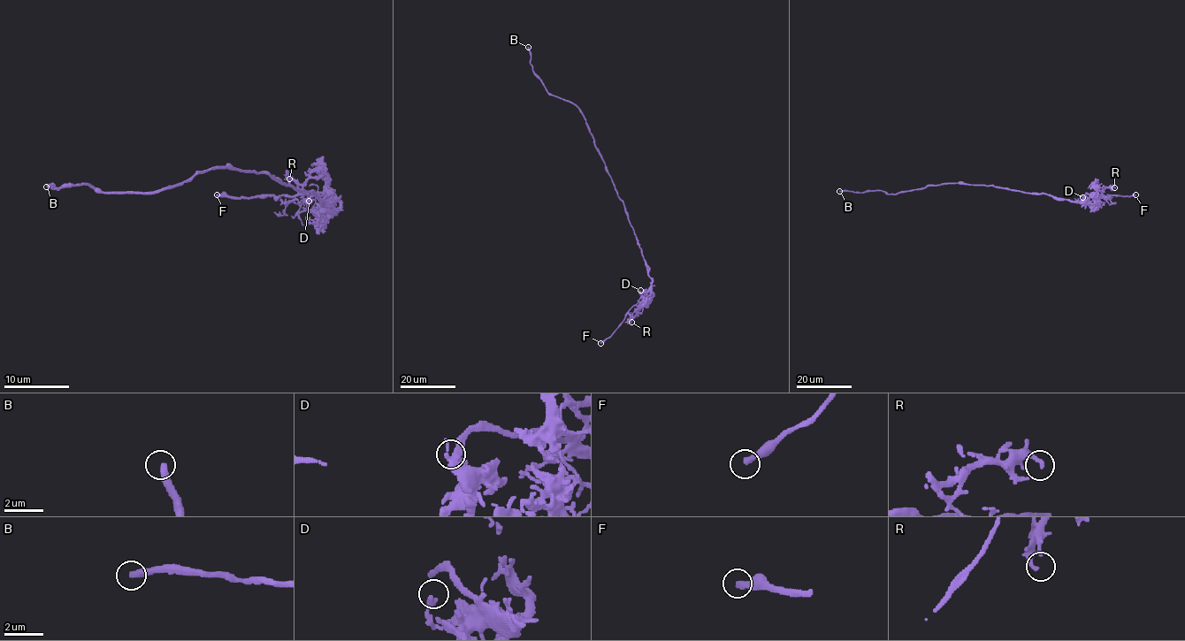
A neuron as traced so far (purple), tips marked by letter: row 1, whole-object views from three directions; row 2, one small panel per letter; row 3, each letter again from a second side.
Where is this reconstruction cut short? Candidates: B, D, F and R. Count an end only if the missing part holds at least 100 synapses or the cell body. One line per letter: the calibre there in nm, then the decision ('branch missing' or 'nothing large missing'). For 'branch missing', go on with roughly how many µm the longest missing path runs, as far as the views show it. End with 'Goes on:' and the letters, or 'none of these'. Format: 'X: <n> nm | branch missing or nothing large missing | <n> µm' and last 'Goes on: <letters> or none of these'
B: 360 nm | nothing large missing
D: 320 nm | nothing large missing
F: 360 nm | branch missing | 20 µm
R: 180 nm | nothing large missing
Goes on: F

